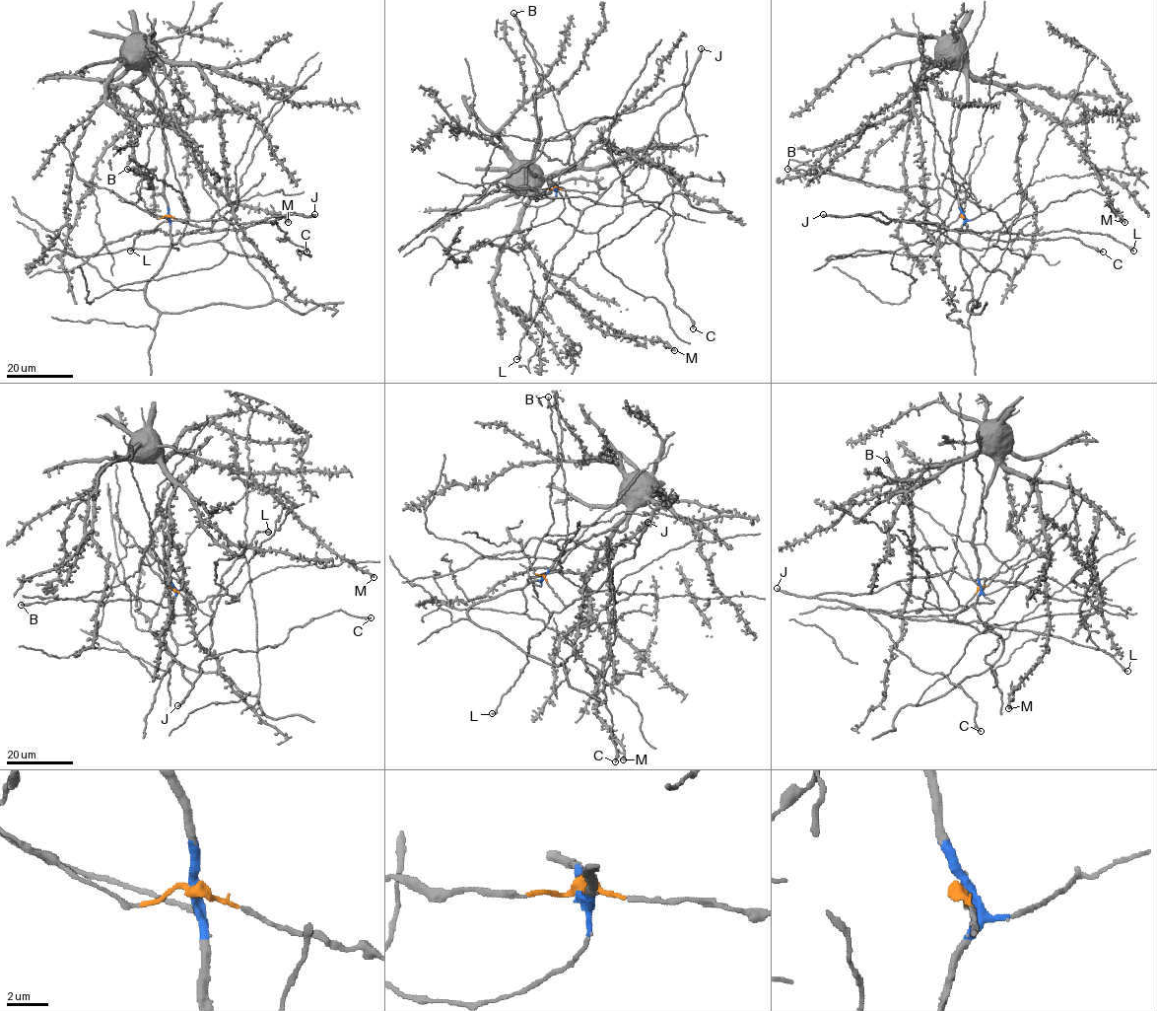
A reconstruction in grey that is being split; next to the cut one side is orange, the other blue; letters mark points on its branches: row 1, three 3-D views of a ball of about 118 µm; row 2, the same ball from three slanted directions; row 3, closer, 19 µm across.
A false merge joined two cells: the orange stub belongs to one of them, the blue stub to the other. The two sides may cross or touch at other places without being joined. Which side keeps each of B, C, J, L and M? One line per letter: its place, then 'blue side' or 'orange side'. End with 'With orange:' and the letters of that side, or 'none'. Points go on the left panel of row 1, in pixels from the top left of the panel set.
B: place (127, 169); blue side
C: place (306, 252); orange side
J: place (314, 214); orange side
L: place (130, 251); orange side
M: place (288, 222); blue side
With orange: C, J, L

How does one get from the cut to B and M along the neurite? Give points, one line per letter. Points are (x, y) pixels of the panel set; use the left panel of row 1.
B: (168, 216), (170, 220), (136, 205), (139, 189), (152, 185), (151, 188), (148, 182), (153, 178), (126, 169)
M: (168, 216), (164, 94), (147, 74), (133, 88), (190, 147), (210, 182), (230, 200), (275, 211), (288, 222)

